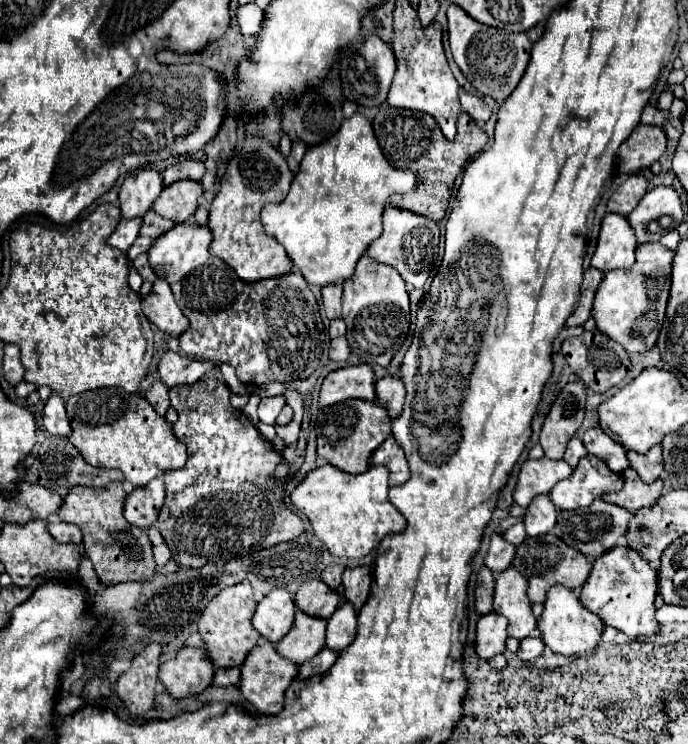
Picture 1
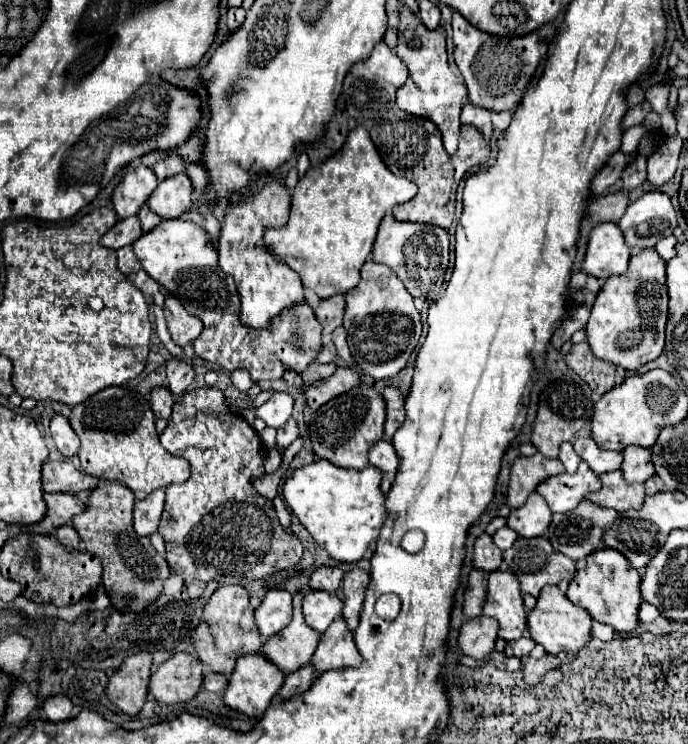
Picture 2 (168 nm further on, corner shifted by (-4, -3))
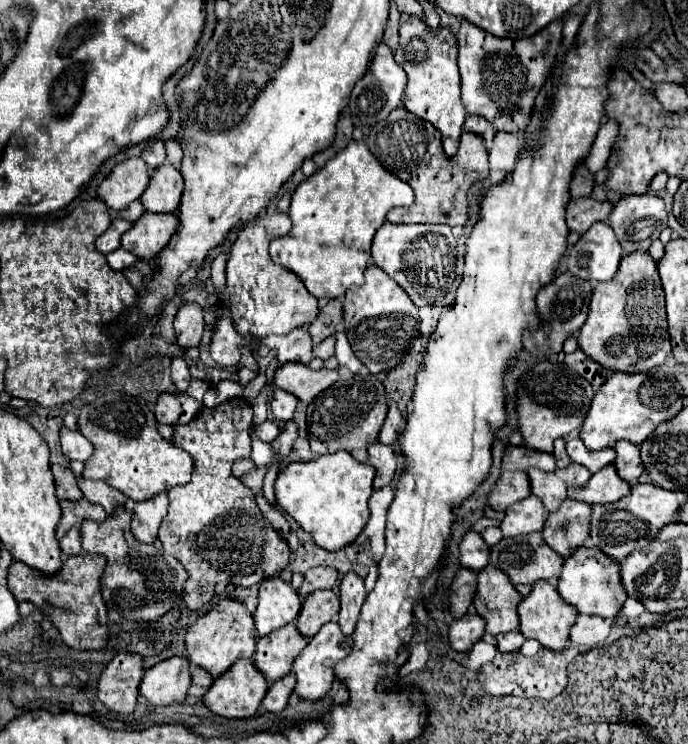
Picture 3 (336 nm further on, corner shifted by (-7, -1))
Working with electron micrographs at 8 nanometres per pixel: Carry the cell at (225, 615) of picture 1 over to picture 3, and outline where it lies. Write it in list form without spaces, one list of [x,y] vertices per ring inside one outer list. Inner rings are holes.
[[[221,597],[217,605],[211,607],[205,615],[201,615],[185,635],[189,661],[209,671],[213,677],[223,675],[235,659],[251,659],[255,653],[257,643],[257,631],[253,623],[253,613],[245,607],[243,601],[233,597]]]

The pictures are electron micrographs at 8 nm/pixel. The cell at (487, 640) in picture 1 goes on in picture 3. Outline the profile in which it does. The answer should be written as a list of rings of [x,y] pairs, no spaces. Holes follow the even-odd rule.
[[[469,611],[461,619],[457,619],[449,629],[449,641],[451,647],[459,653],[467,653],[481,637],[485,635],[485,623],[475,615],[475,611]]]

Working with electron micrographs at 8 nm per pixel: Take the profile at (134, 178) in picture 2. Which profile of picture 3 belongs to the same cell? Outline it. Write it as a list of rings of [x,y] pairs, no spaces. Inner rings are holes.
[[[127,159],[111,171],[111,175],[99,185],[97,193],[111,211],[123,211],[135,199],[143,195],[151,181],[151,173],[143,159]]]

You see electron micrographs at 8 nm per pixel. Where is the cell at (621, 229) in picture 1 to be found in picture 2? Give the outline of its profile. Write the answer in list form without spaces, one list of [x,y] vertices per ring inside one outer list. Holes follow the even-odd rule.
[[[600,223],[592,229],[588,237],[588,249],[582,261],[582,271],[608,279],[612,275],[626,273],[630,259],[630,249],[624,245],[624,235],[616,223]]]

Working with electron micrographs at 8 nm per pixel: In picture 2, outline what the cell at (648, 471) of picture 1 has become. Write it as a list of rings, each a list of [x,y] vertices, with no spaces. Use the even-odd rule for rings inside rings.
[[[630,445],[628,449],[622,451],[622,475],[626,483],[644,483],[654,475],[654,467],[650,461],[650,449],[640,449]]]

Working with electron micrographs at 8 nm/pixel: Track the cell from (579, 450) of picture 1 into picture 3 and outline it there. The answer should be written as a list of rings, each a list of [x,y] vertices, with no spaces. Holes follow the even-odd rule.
[[[555,439],[555,461],[557,461],[557,467],[559,469],[565,469],[571,465],[571,459],[567,459],[567,451],[565,451],[565,441],[563,439]]]

